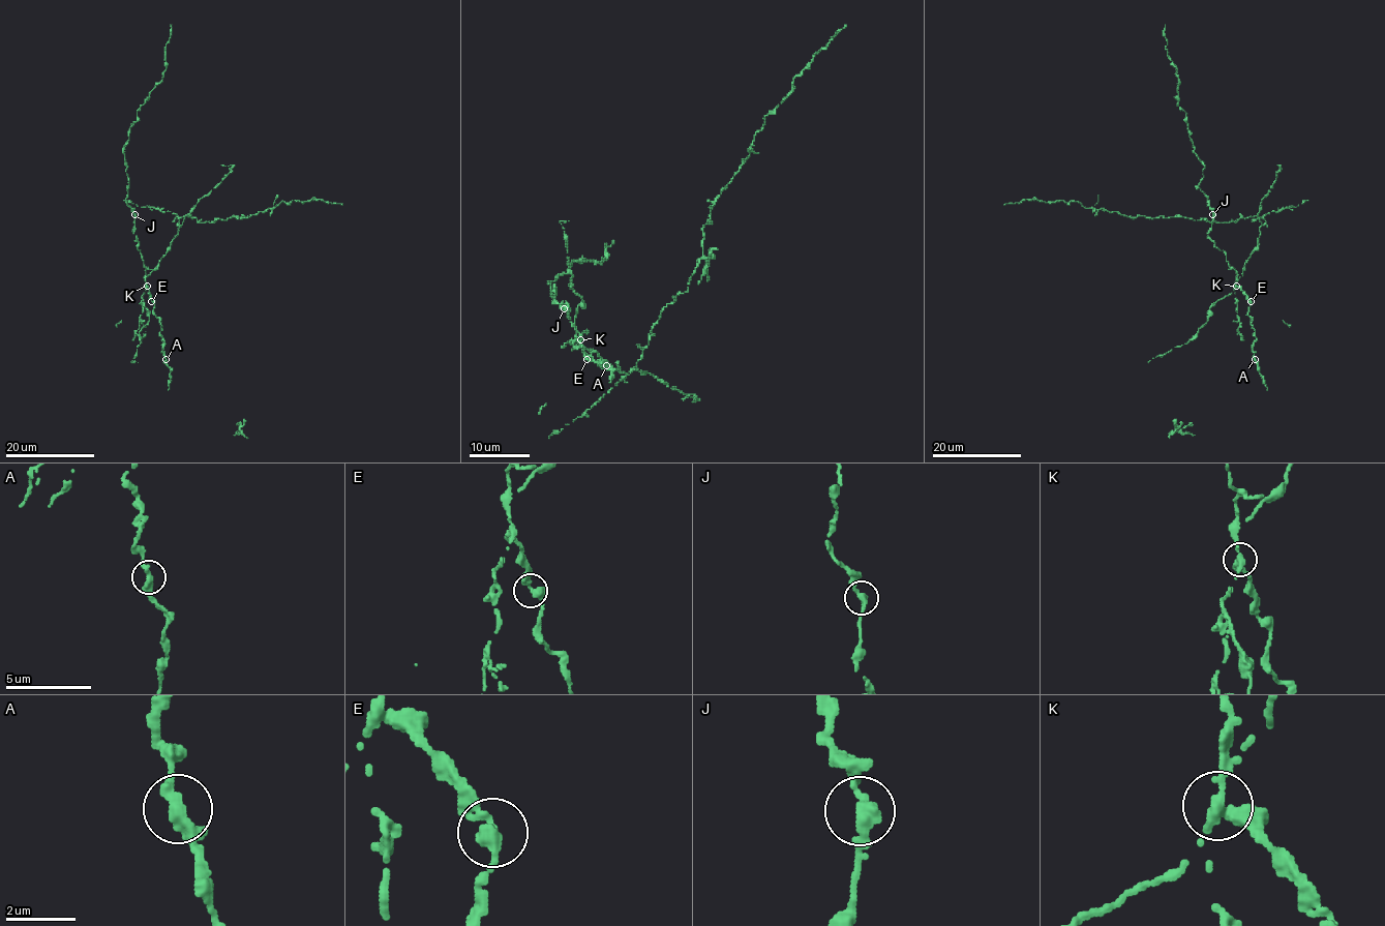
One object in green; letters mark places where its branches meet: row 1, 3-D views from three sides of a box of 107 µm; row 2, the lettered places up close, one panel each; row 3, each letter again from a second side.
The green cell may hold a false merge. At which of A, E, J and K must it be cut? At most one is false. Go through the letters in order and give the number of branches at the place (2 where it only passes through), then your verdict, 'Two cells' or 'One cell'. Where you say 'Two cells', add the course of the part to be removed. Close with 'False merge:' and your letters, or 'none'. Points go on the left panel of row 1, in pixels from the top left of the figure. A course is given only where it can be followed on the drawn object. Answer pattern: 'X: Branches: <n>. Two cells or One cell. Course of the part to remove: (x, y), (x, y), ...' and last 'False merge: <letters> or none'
A: Branches: 2. One cell
E: Branches: 2. One cell
J: Branches: 2. One cell
K: Branches: 2. Two cells. Course of the part to remove: (147, 286), (146, 277), (185, 215), (213, 222), (264, 212), (282, 200), (342, 205)
False merge: K

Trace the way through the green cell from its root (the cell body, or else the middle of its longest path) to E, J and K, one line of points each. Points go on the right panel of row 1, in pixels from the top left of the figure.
E: (1257, 245), (1236, 282), (1251, 301)
J: (1257, 245), (1238, 279), (1237, 272), (1226, 260), (1226, 254), (1207, 236), (1212, 214)
K: (1257, 245), (1236, 286)

